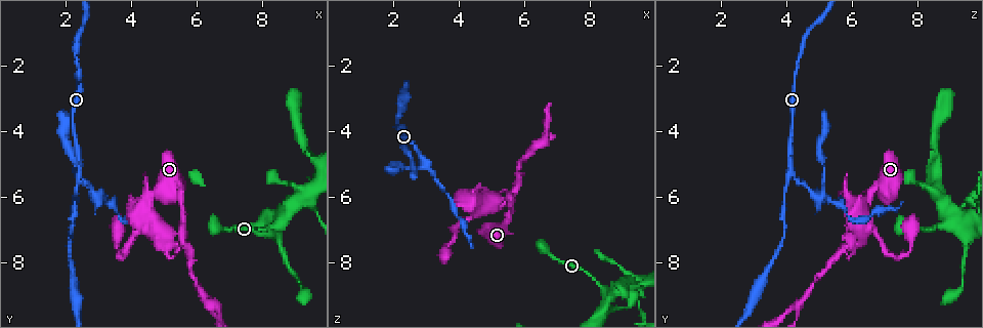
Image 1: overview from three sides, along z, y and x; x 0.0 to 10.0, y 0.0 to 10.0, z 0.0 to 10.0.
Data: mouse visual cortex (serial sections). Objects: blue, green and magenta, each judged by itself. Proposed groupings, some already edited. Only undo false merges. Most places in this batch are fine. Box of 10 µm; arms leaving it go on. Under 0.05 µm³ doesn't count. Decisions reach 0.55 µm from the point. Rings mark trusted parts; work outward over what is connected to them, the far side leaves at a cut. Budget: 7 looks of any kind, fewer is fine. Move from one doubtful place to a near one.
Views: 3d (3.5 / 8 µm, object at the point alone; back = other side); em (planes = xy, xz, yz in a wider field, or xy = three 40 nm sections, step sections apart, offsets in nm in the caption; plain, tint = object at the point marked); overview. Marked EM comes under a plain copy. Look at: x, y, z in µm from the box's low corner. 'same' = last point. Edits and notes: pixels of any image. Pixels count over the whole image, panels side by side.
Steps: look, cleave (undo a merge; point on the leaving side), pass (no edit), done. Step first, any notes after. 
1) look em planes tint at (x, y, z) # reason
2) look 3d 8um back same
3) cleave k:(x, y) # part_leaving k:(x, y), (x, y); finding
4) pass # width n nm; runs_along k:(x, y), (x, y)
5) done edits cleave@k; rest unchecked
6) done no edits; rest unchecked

look 3d 3.5um at (2.45, 5.30, 4.05) # branch point

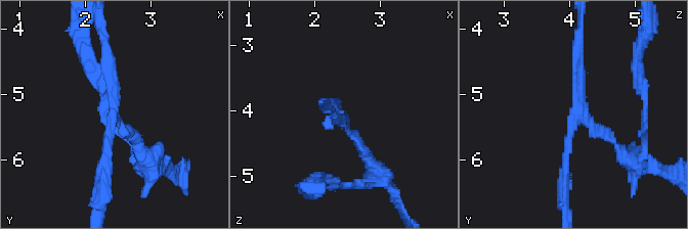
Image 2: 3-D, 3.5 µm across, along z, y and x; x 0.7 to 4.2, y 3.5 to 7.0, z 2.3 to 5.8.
look em xy step 3 tint at (2.40, 5.30, 4.10) # now the EM

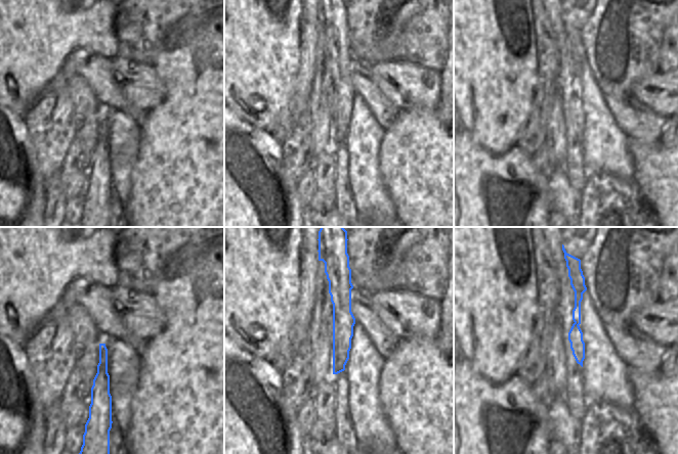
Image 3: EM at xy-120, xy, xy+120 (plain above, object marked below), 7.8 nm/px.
look em planes tint same

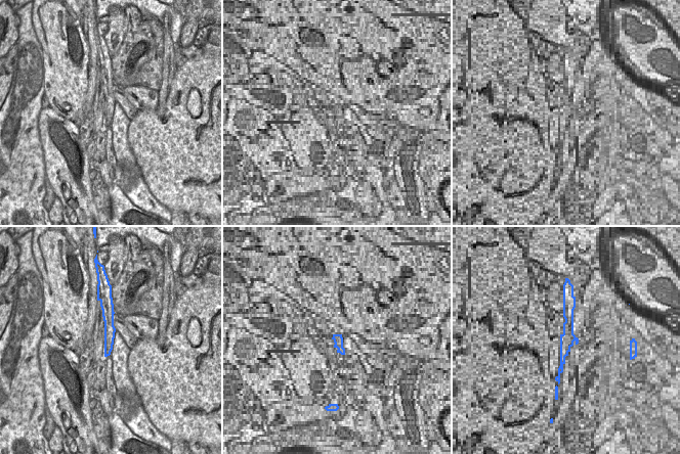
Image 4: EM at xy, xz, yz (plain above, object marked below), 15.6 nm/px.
cleave 2:(609, 138) # arms 3; part_leaving 2:(584, 118), (631, 162), (644, 145); two cells meet here

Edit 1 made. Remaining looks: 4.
look overview

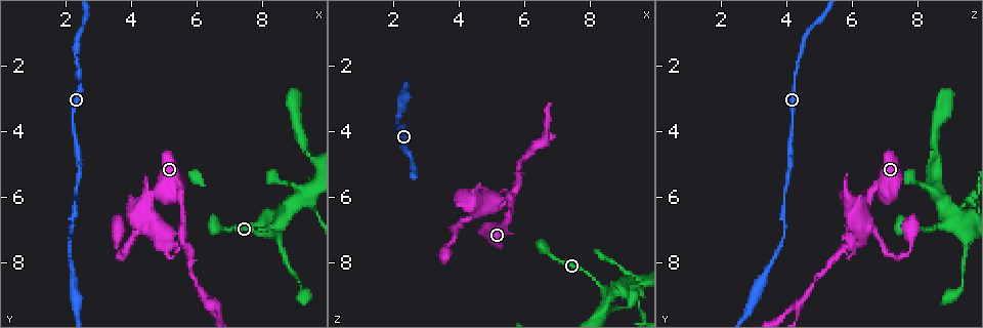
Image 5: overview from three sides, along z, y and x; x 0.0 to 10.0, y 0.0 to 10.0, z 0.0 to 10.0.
look 3d 3.5um at (5.65, 7.20, 6.15) # thin arm on a thick one

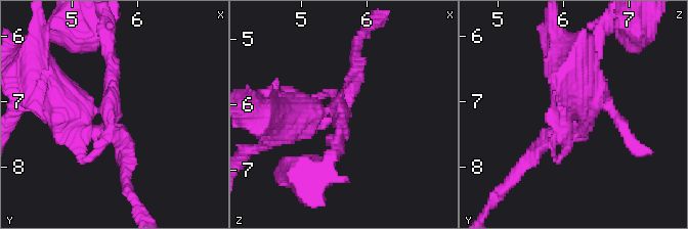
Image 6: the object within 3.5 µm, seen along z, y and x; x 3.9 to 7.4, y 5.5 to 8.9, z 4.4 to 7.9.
look em xy step 5 tint at (5.60, 7.15, 6.10) # need the tissue

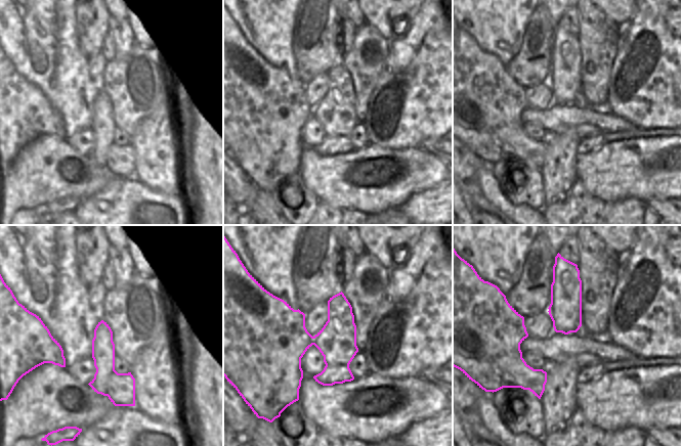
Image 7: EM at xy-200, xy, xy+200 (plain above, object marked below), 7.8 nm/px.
pass # runs_along 7:(100, 324), (118, 402); all the same cell

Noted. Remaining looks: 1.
done edits cleave@2; rest unchecked

